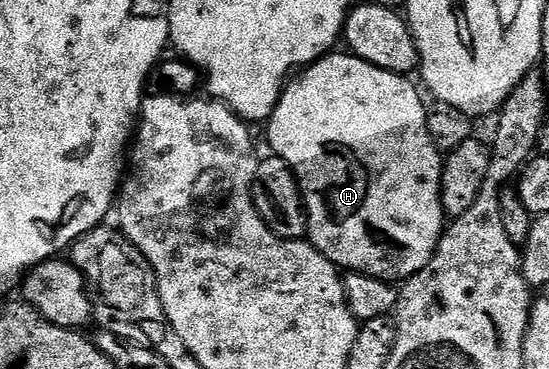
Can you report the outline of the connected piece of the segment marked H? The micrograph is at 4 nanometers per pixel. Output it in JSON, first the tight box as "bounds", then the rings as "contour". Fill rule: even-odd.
{"bounds":[265,54,448,282],"contour":[[[327,54],[320,60],[314,61],[301,73],[299,80],[291,79],[282,90],[282,97],[278,100],[276,110],[270,115],[265,125],[266,136],[270,139],[269,151],[279,156],[294,172],[298,184],[302,188],[302,199],[306,201],[306,226],[308,229],[309,243],[324,258],[333,262],[335,268],[346,272],[359,272],[365,276],[375,276],[381,280],[391,282],[405,282],[411,276],[415,276],[434,256],[438,248],[438,242],[442,239],[444,225],[448,217],[442,210],[442,165],[443,153],[432,142],[428,134],[428,118],[426,117],[427,101],[422,101],[423,93],[419,85],[410,81],[409,75],[392,70],[384,70],[367,60],[361,60],[359,56],[345,54],[346,56],[334,56]]]}

